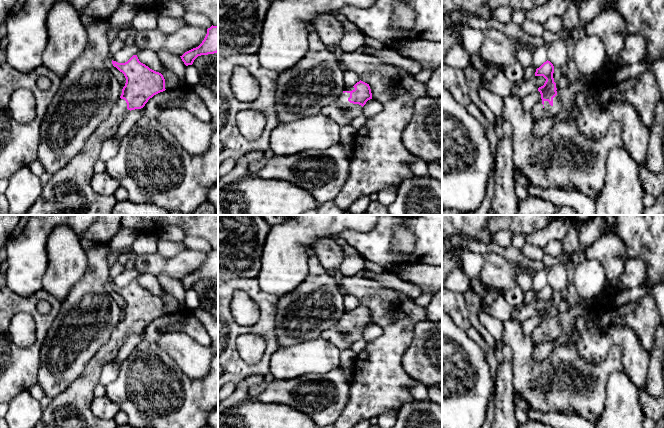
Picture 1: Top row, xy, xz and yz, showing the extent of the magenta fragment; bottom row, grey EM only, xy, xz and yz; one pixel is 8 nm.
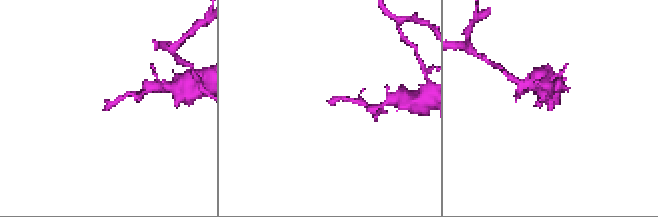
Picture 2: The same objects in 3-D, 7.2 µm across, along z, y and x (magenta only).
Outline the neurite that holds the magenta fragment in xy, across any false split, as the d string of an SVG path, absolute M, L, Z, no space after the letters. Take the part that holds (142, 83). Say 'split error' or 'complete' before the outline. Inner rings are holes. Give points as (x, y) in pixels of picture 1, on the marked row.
split error; M133 55L125 63L112 60L112 64L126 78L120 99L108 117L89 136L80 153L60 171L52 175L43 187L40 197L25 215L111 215L117 202L114 195L100 195L91 186L91 180L95 174L93 166L99 160L101 146L105 140L116 135L120 124L131 110L143 108L150 98L166 90L163 75L141 63L137 55Z

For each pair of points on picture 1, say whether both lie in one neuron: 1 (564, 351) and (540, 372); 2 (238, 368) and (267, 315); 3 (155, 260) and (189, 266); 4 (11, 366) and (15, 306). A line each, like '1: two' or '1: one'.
1: one
2: one
3: one
4: one

